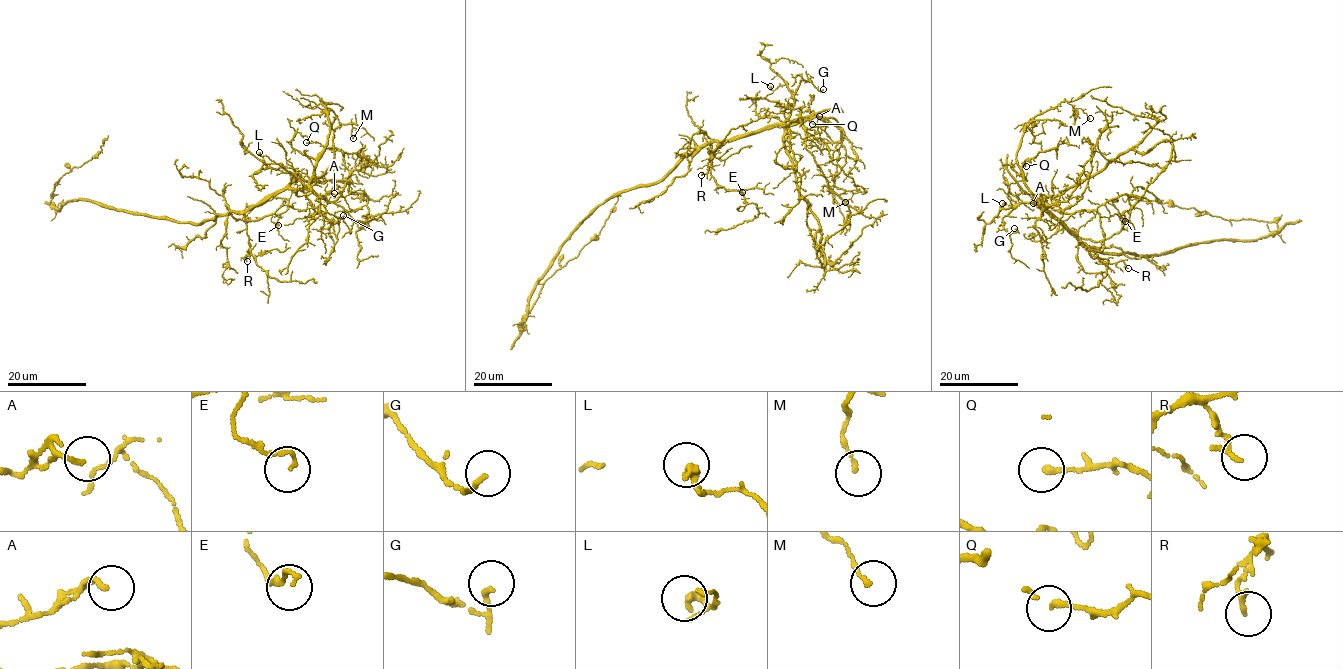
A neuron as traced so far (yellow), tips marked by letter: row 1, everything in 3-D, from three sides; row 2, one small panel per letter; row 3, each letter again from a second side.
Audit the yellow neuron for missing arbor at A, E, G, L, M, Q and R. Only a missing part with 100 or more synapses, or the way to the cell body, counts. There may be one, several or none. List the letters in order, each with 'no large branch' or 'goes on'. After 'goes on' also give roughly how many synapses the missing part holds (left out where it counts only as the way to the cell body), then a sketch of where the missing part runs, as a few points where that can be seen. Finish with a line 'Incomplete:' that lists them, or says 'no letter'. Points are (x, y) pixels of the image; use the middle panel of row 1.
A: no large branch
E: no large branch
G: no large branch
L: no large branch
M: no large branch
Q: no large branch
R: no large branch
Incomplete: no letter

